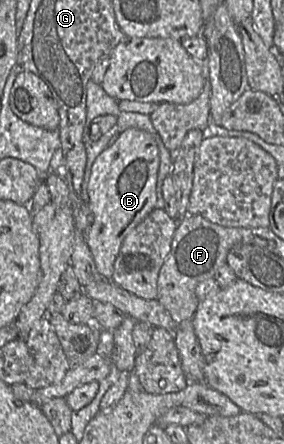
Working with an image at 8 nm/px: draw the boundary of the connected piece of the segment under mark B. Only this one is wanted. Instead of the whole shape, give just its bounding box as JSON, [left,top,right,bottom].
[84,128,160,280]

